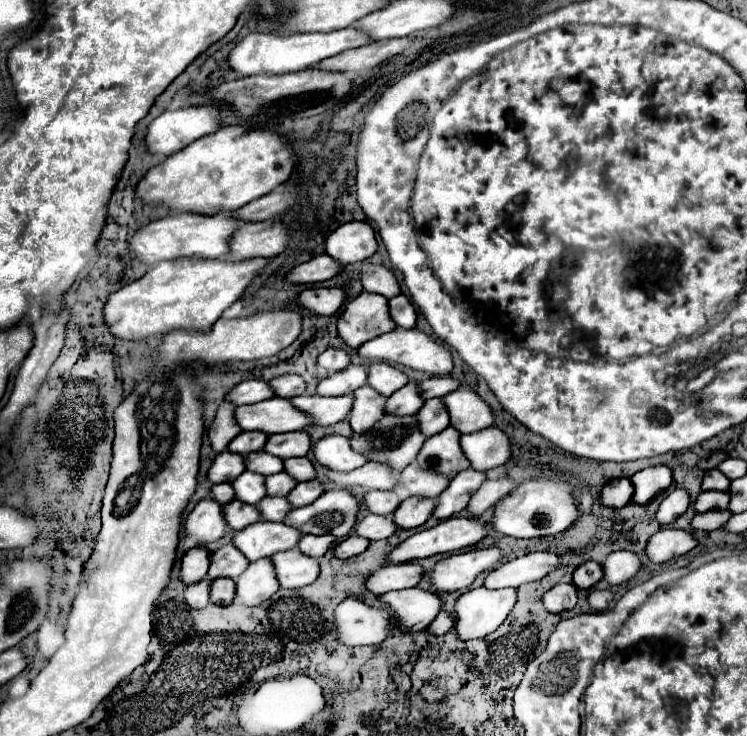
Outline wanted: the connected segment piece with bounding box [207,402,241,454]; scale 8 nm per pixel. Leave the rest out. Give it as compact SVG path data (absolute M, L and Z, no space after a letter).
M223 402L219 406L219 412L207 432L209 436L209 442L211 442L211 448L219 454L227 448L227 444L241 432L241 428L237 426L237 422L233 422L233 412L235 412L235 406L231 402Z

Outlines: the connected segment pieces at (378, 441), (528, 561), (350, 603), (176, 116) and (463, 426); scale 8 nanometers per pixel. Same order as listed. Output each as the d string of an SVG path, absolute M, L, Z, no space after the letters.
M383 416L373 428L369 428L369 432L363 432L361 436L351 436L351 446L355 452L361 452L363 456L367 456L367 460L387 464L393 472L401 472L405 466L409 466L419 454L423 442L425 436L419 432L415 416Z
M531 552L491 570L483 586L491 590L519 588L521 584L545 578L557 564L559 564L559 556L551 552Z
M345 598L335 608L337 642L343 646L373 646L387 636L387 610L377 610L361 600Z
M213 106L181 108L163 112L147 126L147 150L151 154L171 156L191 142L215 132L219 126L219 112Z
M467 386L443 396L443 404L451 416L451 426L461 434L477 432L493 426L493 414L477 392Z

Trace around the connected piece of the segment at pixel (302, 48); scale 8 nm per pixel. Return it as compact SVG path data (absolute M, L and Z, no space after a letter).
M343 28L333 32L303 32L293 36L275 36L275 34L247 34L241 38L229 52L227 64L231 70L235 70L239 76L253 76L253 74L285 74L285 72L299 72L309 68L311 64L317 64L329 56L335 56L343 50L357 48L367 44L369 38L355 30L355 28Z

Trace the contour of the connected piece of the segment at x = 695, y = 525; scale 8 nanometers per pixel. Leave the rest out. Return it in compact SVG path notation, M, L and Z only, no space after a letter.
M723 510L723 512L705 512L705 514L695 514L695 518L691 520L691 528L693 528L693 530L705 530L705 532L711 532L711 530L721 528L721 526L729 520L729 516L731 516L729 510Z

